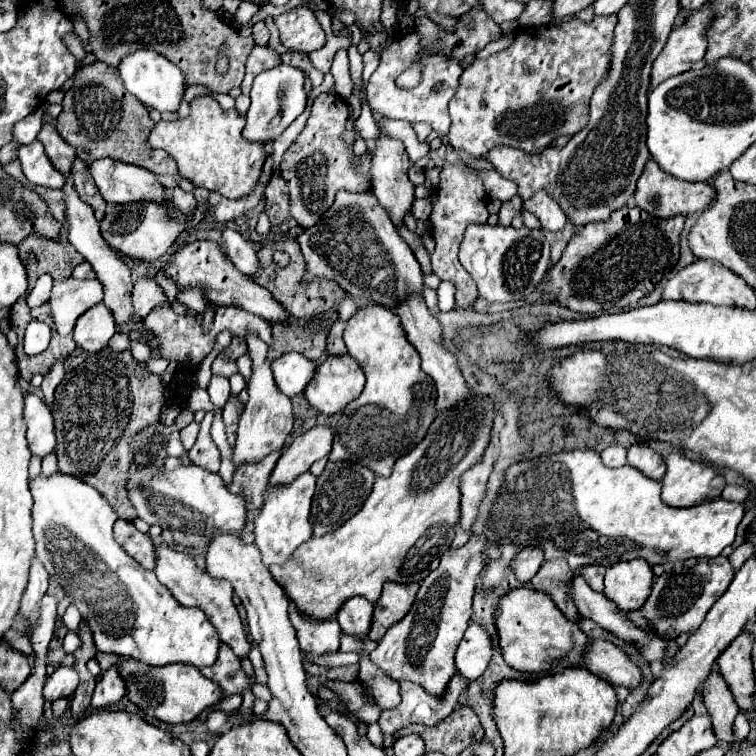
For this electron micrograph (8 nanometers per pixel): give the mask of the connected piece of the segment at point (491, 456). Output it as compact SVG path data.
M491 432L491 440L483 452L483 458L461 476L461 486L459 486L461 488L461 526L467 532L471 530L477 518L479 504L485 494L485 484L491 474L497 452L499 452L499 440L497 440L497 434Z

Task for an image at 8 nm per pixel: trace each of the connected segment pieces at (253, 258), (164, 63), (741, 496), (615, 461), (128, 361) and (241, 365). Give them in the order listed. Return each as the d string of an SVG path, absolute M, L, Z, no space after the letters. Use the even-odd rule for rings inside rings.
M233 228L221 230L221 240L223 240L223 246L221 246L223 254L235 264L239 272L253 276L261 268L251 240L245 240L237 230Z
M153 50L133 52L133 54L125 56L125 60L121 60L119 72L121 72L121 78L125 82L125 88L133 96L137 96L139 102L143 102L145 106L155 108L159 112L177 112L179 110L187 82L185 82L183 72L173 62L169 62L165 56L161 56Z
M725 486L725 490L723 490L721 498L745 504L745 500L747 500L747 494L749 494L749 492L747 492L745 488L741 488L741 486Z
M609 446L609 448L605 448L601 452L601 458L603 458L605 466L615 468L615 466L623 466L625 464L625 454L627 454L627 450L623 446Z
M111 348L89 354L83 364L65 374L63 382L55 390L51 412L55 418L55 454L59 470L97 470L97 474L81 476L81 480L93 484L119 518L129 522L137 518L127 494L127 466L133 460L129 442L137 430L159 422L163 400L161 380L153 374L143 374L139 362L129 350L115 352Z
M249 352L245 354L245 356L241 356L236 360L238 366L238 372L249 382L249 376L252 374L252 360L250 358Z

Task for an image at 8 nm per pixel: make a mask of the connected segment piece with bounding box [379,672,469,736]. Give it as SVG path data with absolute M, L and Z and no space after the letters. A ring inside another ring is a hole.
M459 672L453 676L453 682L449 682L449 692L441 700L433 700L419 684L399 682L401 684L401 704L393 710L385 710L381 714L379 726L383 734L395 734L397 730L409 726L409 724L425 724L435 726L443 718L447 718L457 704L459 694L467 688L469 680L461 678Z

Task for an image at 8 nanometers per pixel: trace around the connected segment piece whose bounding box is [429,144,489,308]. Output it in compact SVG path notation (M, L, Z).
M447 144L447 154L445 154L445 160L441 166L441 180L435 190L435 204L433 204L433 212L429 216L431 236L435 238L435 244L437 244L431 254L431 264L433 264L433 274L437 274L441 280L449 280L455 284L457 308L467 308L477 298L477 288L473 284L473 278L461 266L457 252L459 252L459 244L463 240L463 232L465 232L467 224L471 224L471 222L485 224L487 222L489 212L487 212L485 202L487 202L487 192L485 192L485 186L481 180L481 170L467 166L457 156L457 152Z

